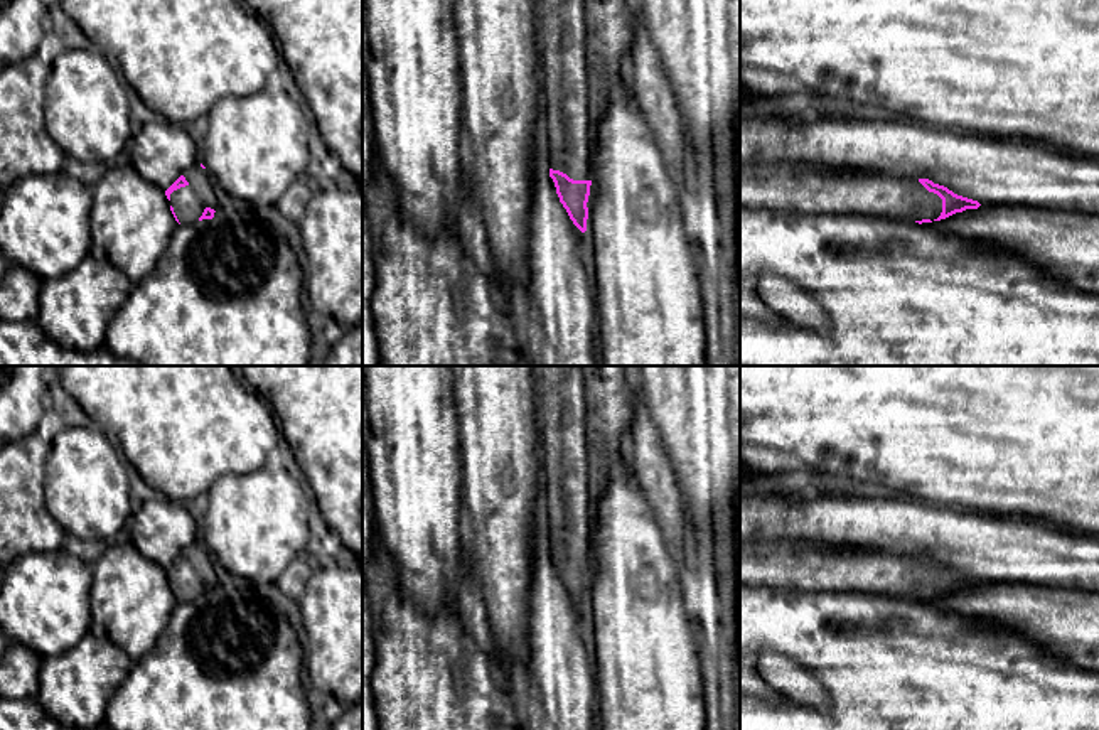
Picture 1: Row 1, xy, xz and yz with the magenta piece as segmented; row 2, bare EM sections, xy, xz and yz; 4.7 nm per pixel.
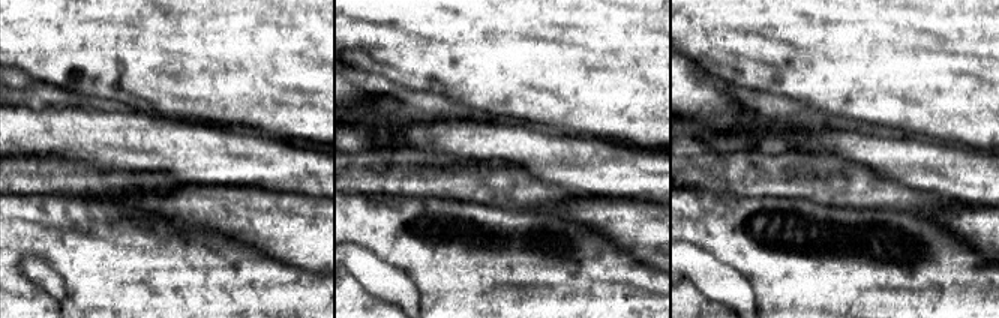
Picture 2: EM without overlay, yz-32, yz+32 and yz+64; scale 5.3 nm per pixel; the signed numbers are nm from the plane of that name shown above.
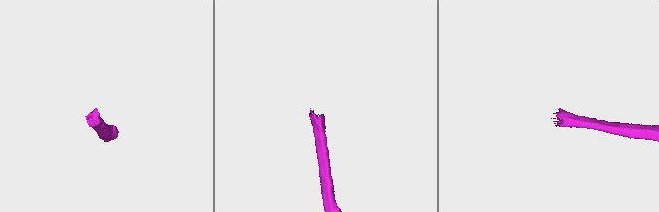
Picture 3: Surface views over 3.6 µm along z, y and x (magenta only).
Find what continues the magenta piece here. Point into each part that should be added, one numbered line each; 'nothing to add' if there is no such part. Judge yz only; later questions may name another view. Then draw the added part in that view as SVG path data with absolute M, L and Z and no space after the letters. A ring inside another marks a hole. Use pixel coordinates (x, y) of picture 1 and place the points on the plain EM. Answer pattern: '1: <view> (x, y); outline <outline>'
1: yz (779, 563); outline M755 539L740 541L740 585L934 598L942 577L919 558L809 539Z

